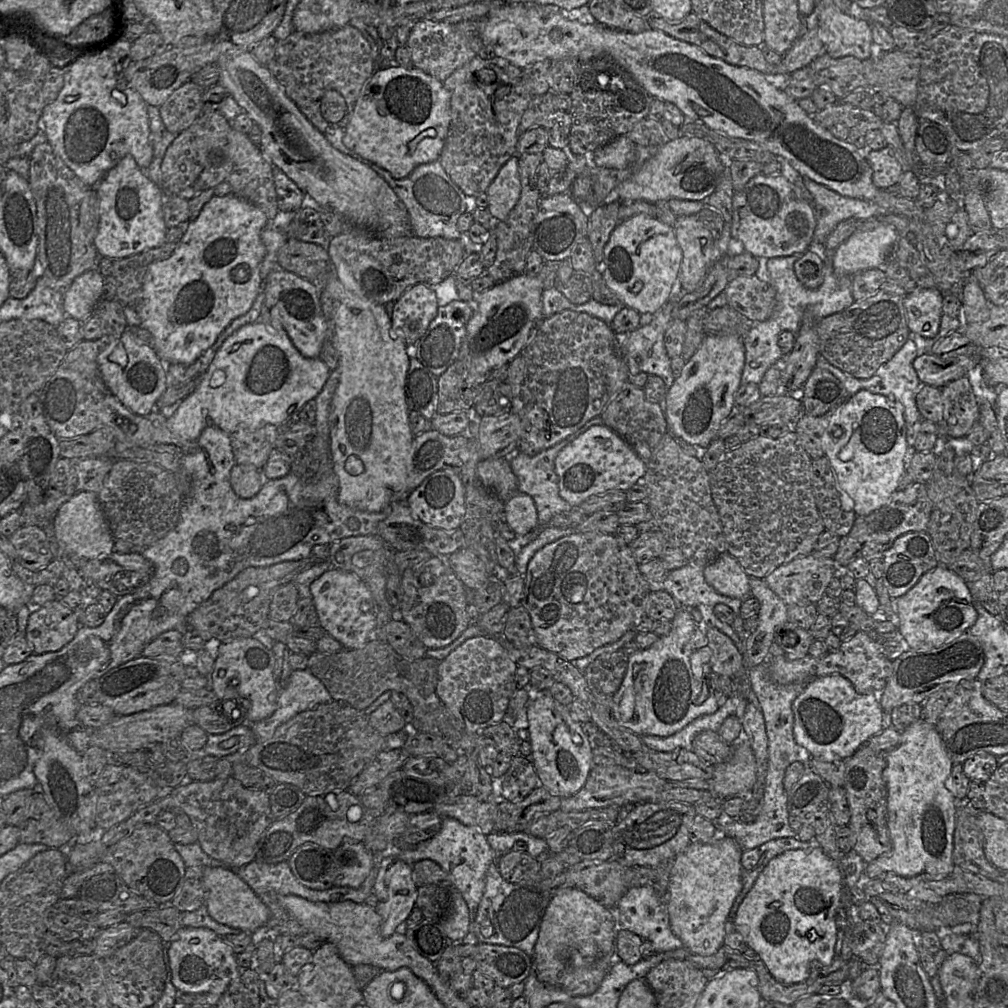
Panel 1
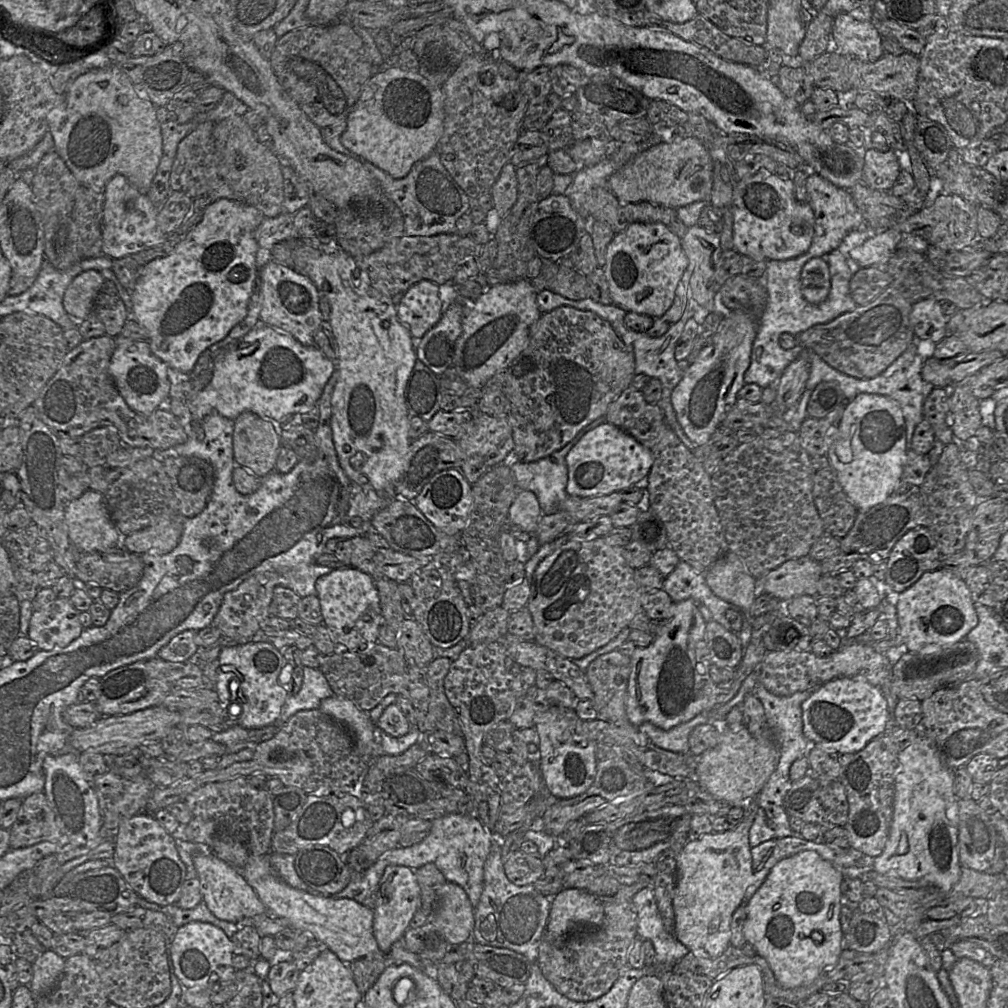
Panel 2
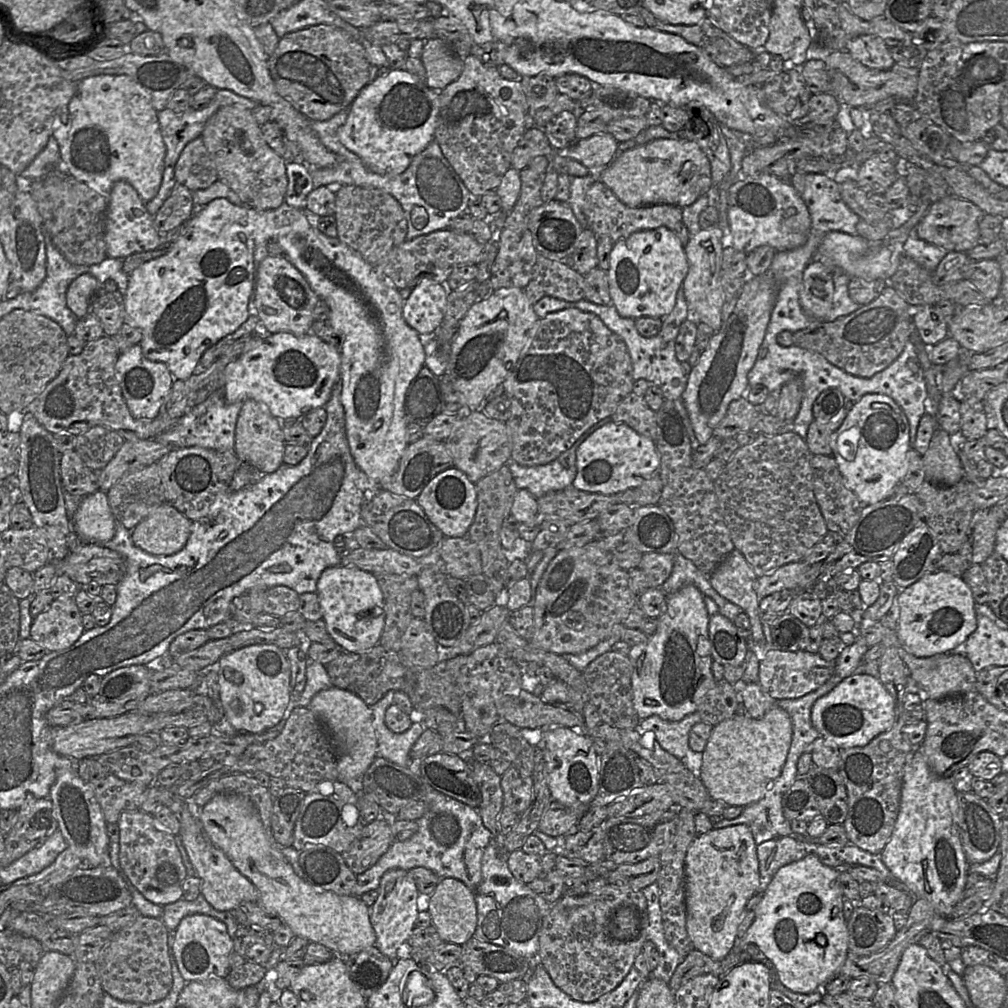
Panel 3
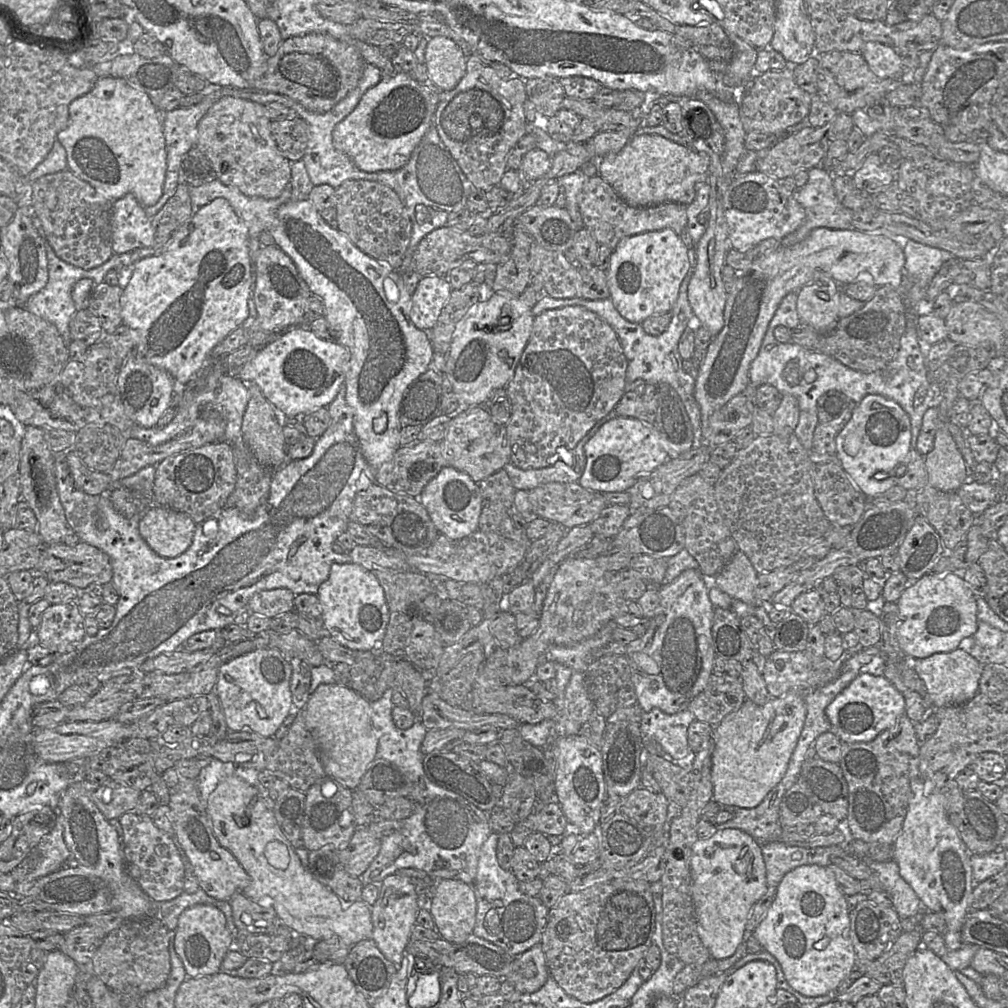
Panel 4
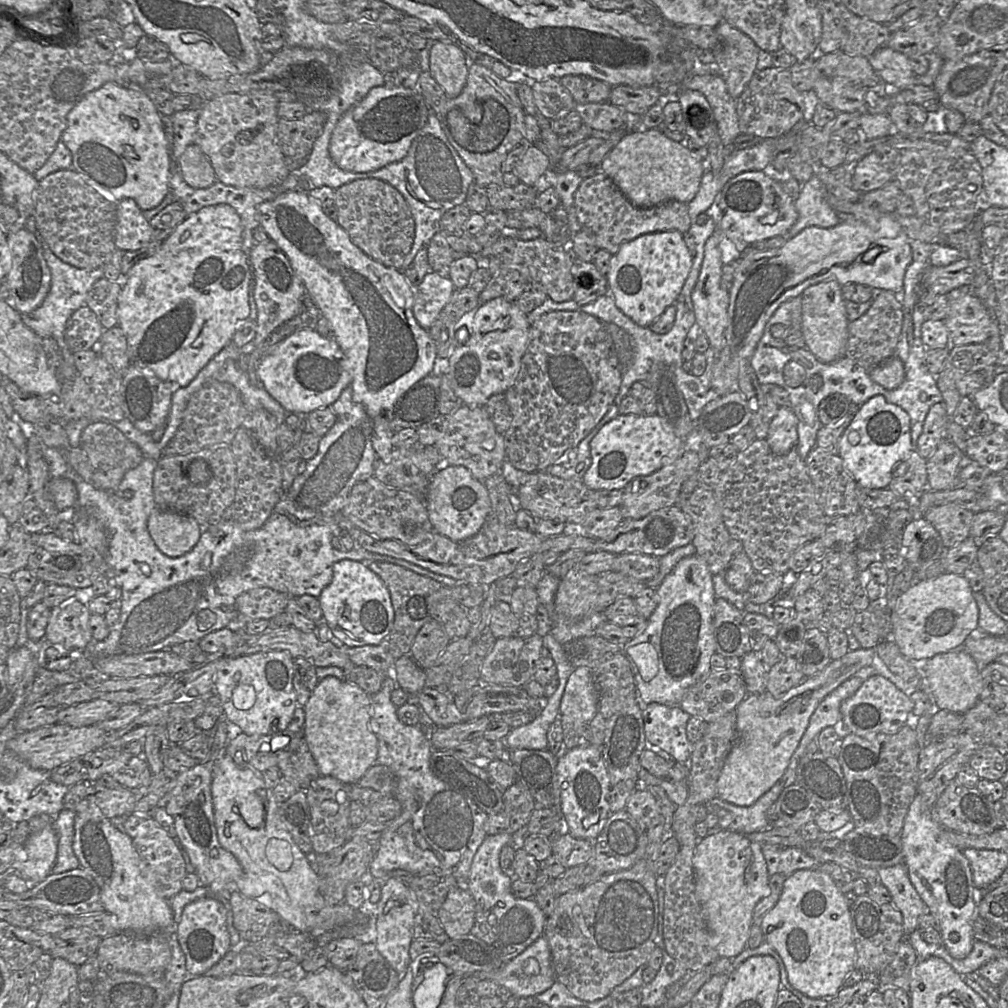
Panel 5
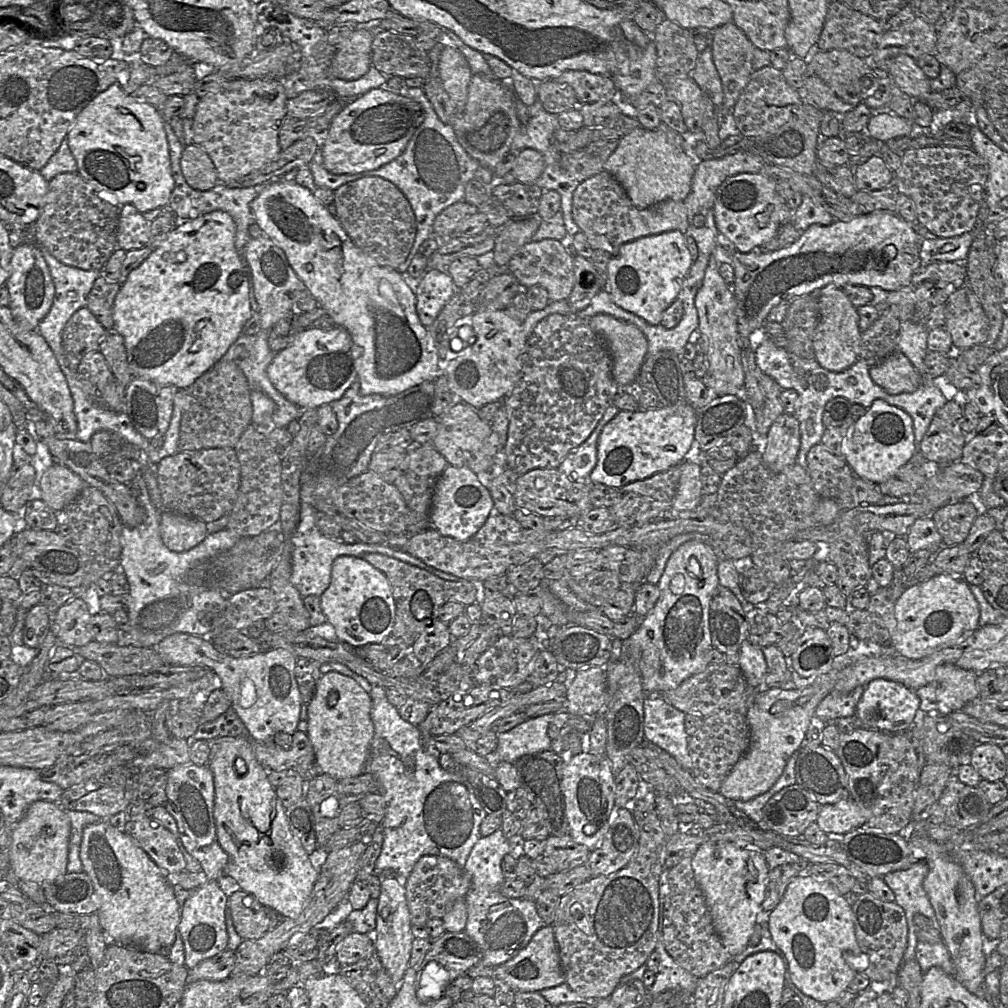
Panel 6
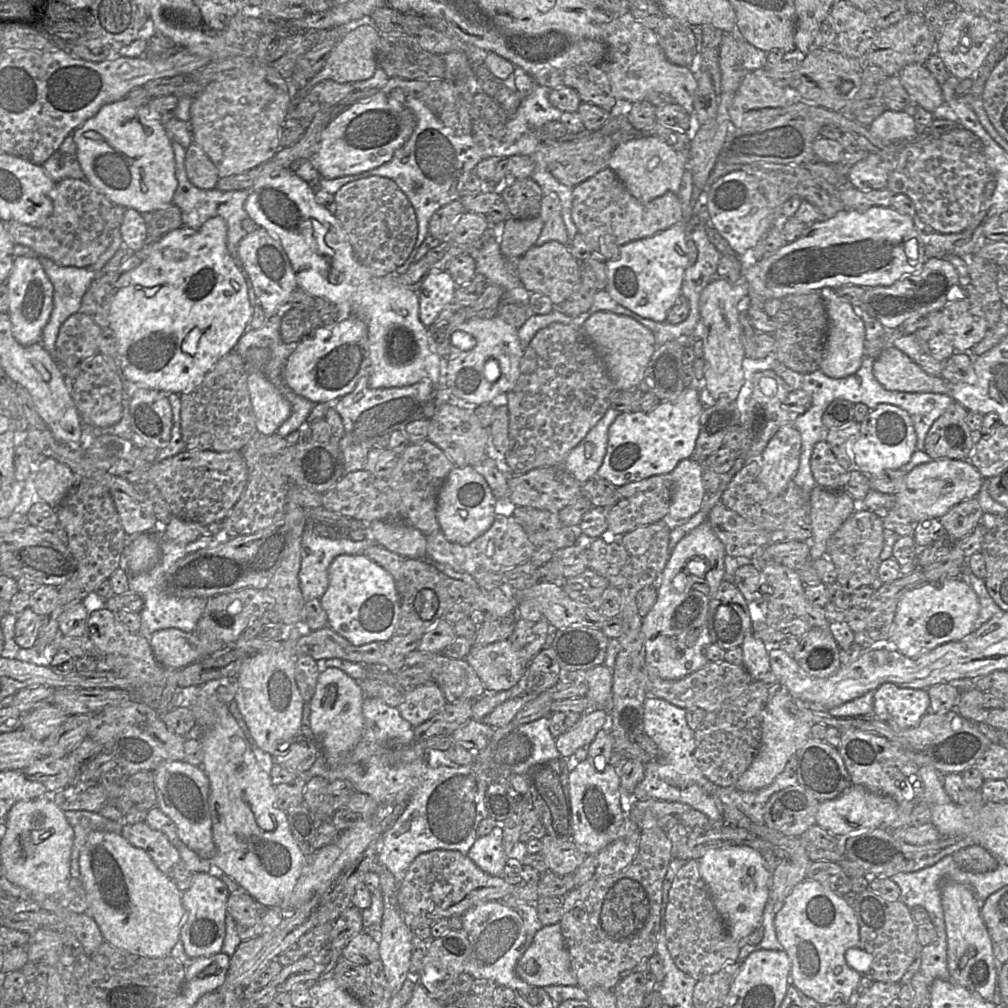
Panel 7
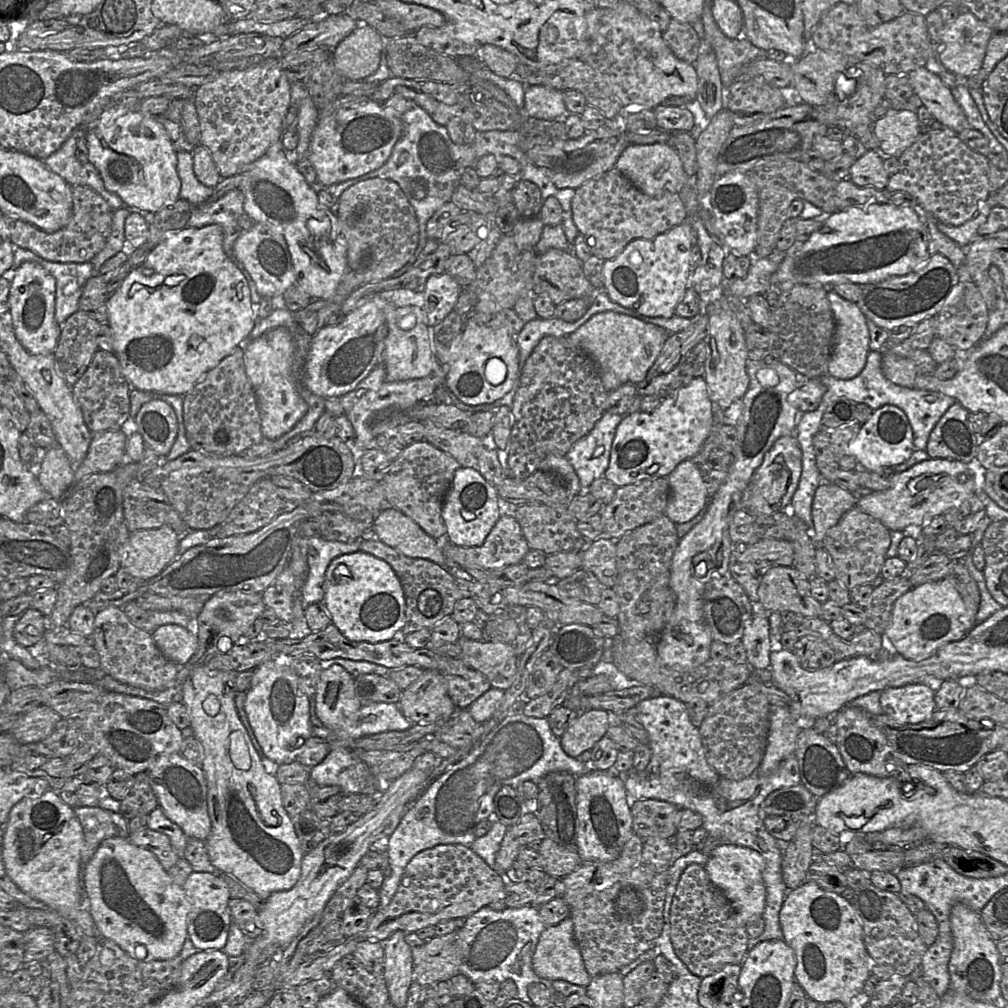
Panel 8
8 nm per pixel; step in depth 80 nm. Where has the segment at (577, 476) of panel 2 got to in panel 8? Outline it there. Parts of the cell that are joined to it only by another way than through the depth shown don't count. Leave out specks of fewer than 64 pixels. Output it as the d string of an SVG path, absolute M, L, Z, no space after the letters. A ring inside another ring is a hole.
M694 377L688 385L662 399L653 412L640 410L623 417L616 430L604 477L617 487L644 479L667 477L680 462L699 452L713 422L713 403L705 377Z

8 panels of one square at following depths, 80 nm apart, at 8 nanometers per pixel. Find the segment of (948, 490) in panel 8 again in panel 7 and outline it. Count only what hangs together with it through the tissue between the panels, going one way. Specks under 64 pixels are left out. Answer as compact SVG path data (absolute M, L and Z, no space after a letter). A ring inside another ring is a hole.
M941 458L920 464L906 474L904 488L895 495L895 503L891 508L885 511L883 521L918 523L928 518L939 519L958 503L976 497L984 480L985 479L969 460Z

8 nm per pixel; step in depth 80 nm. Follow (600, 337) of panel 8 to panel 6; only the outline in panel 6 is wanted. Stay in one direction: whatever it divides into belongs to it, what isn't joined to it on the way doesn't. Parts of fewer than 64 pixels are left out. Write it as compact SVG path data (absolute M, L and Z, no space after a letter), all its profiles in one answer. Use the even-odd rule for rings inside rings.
M597 314L589 319L590 327L606 343L613 359L613 377L621 387L637 381L641 367L647 358L648 341L634 324L619 320L608 314Z

